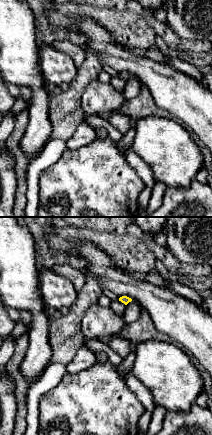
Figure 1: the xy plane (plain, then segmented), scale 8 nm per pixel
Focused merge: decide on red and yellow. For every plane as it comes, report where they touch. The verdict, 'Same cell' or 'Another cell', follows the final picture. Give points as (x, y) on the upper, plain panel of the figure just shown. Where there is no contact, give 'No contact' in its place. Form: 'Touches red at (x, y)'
No contact

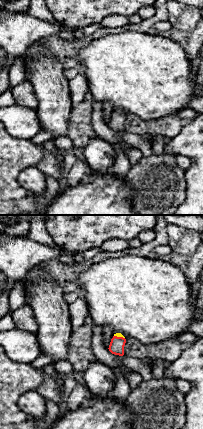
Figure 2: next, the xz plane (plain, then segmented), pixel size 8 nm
Touches red at (119, 113)

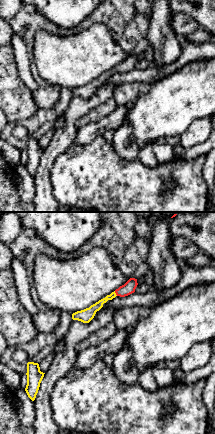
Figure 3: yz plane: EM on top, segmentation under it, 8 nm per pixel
Touches red at (115, 68)

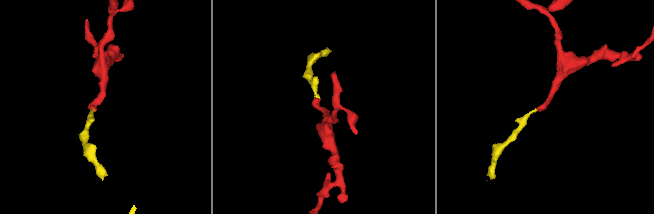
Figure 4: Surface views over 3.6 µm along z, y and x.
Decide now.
Same cell

